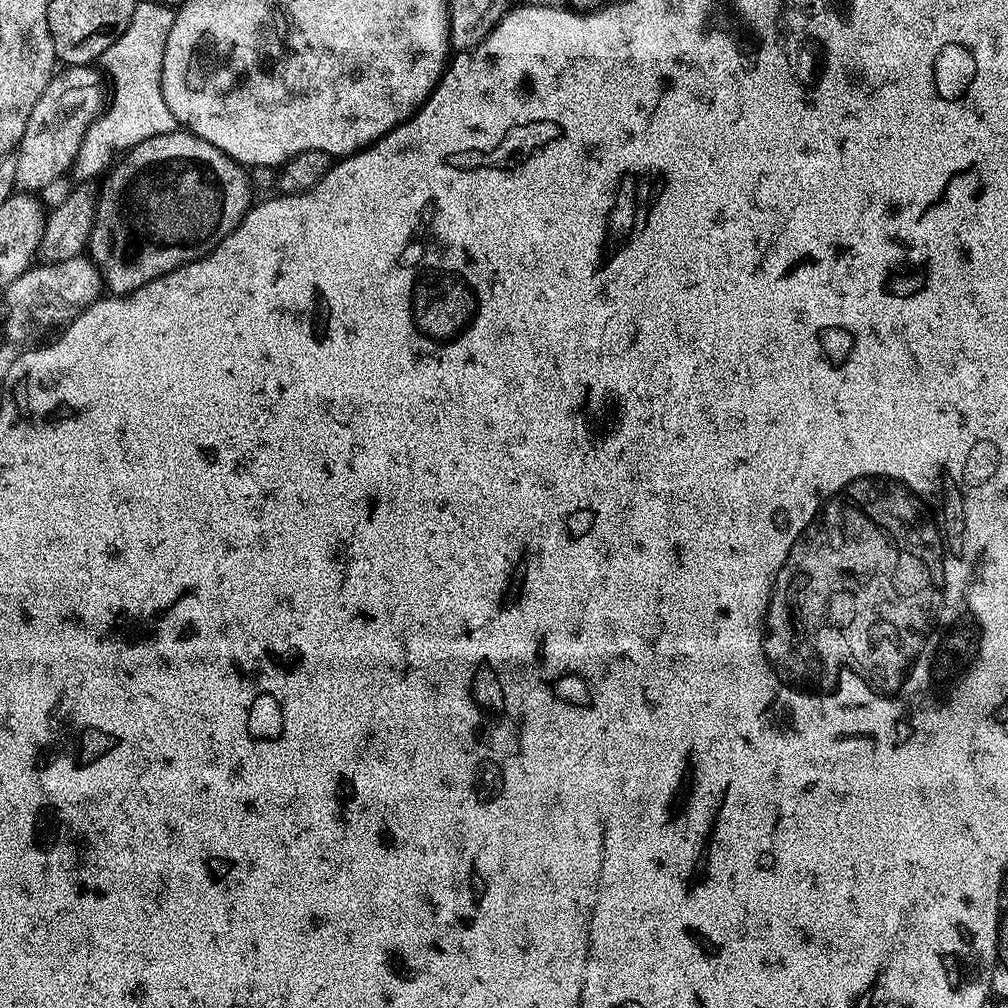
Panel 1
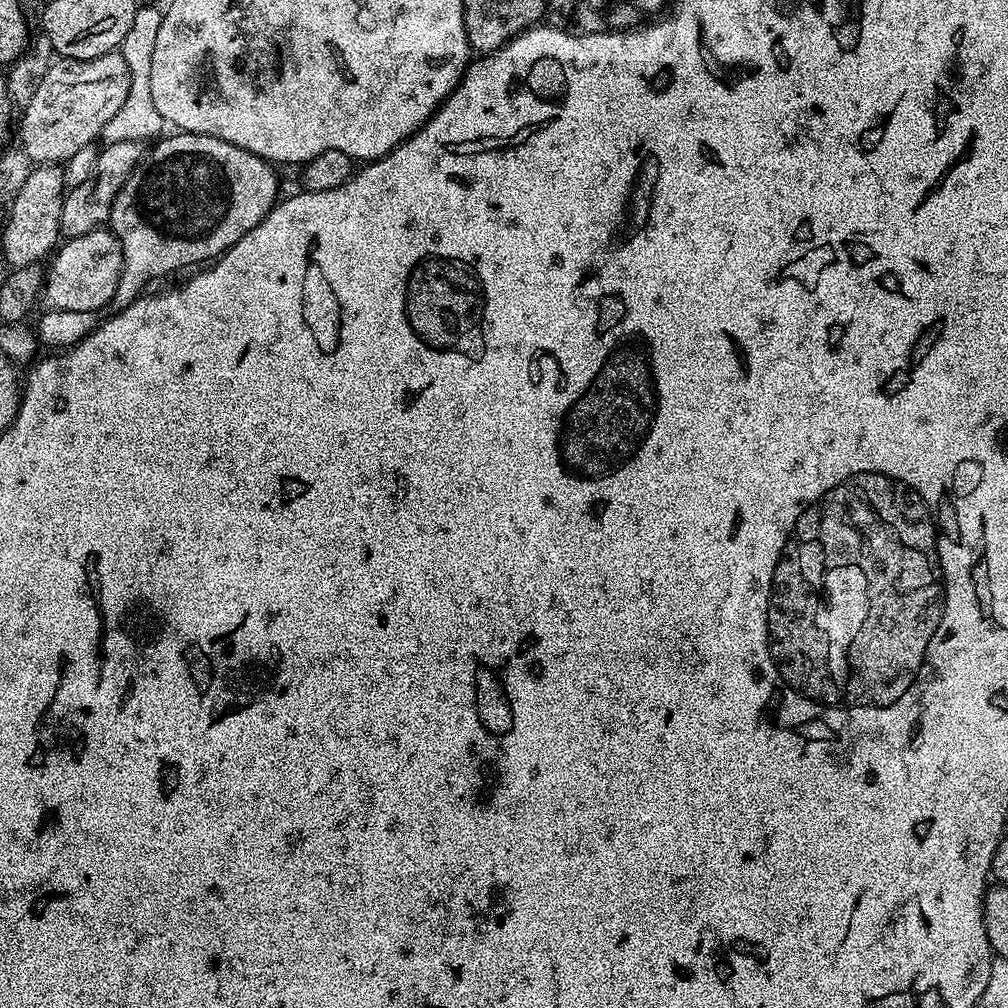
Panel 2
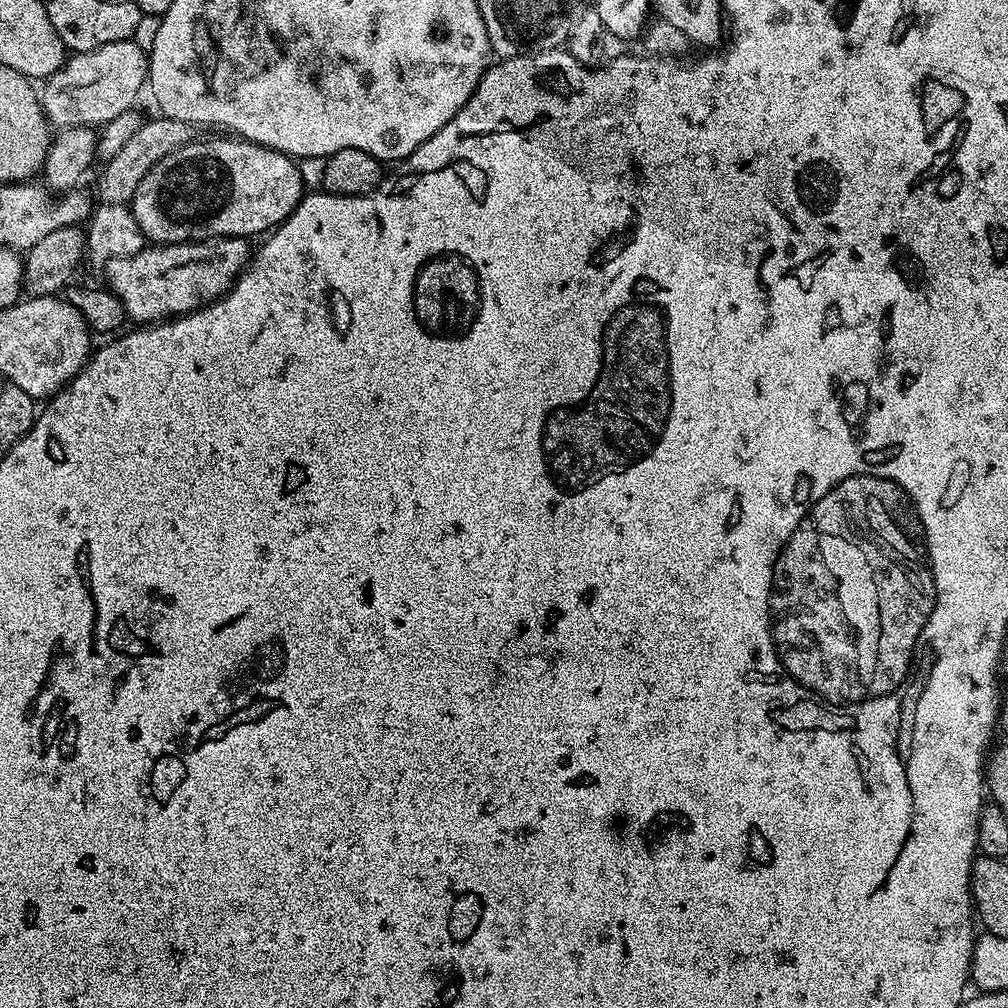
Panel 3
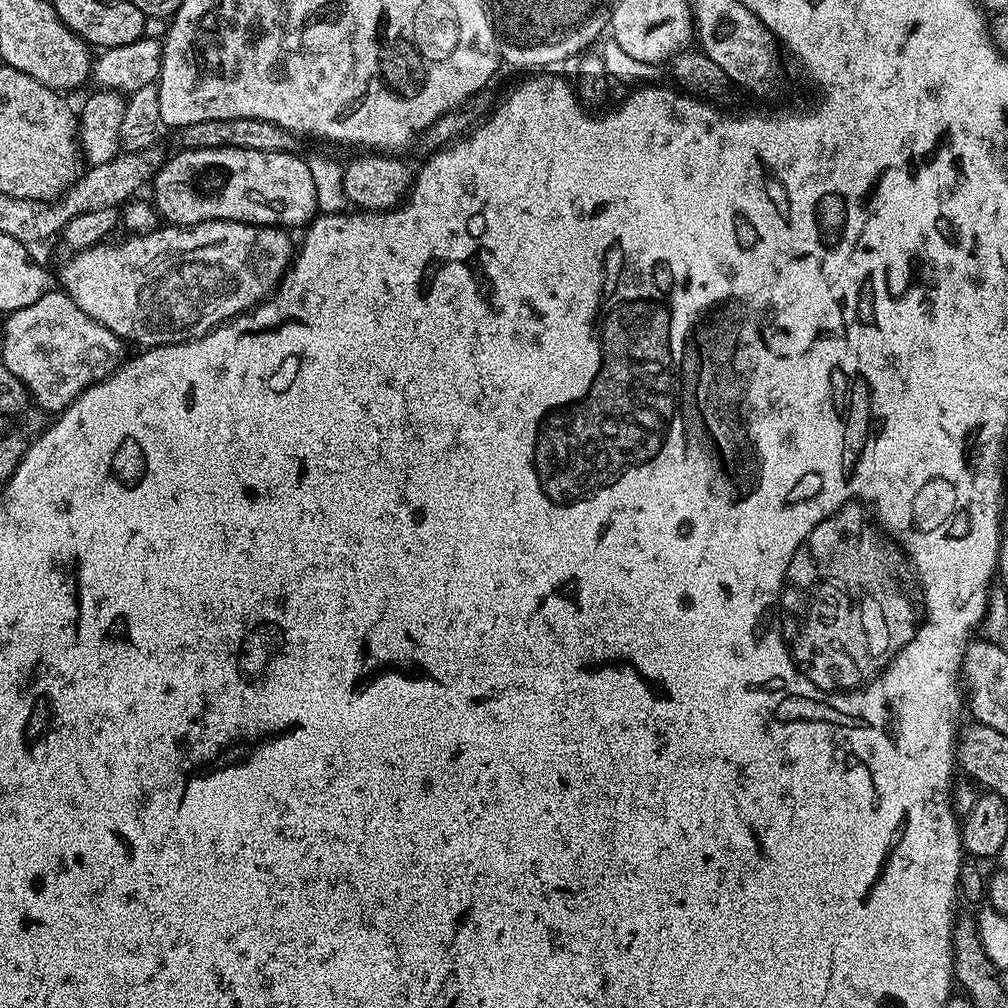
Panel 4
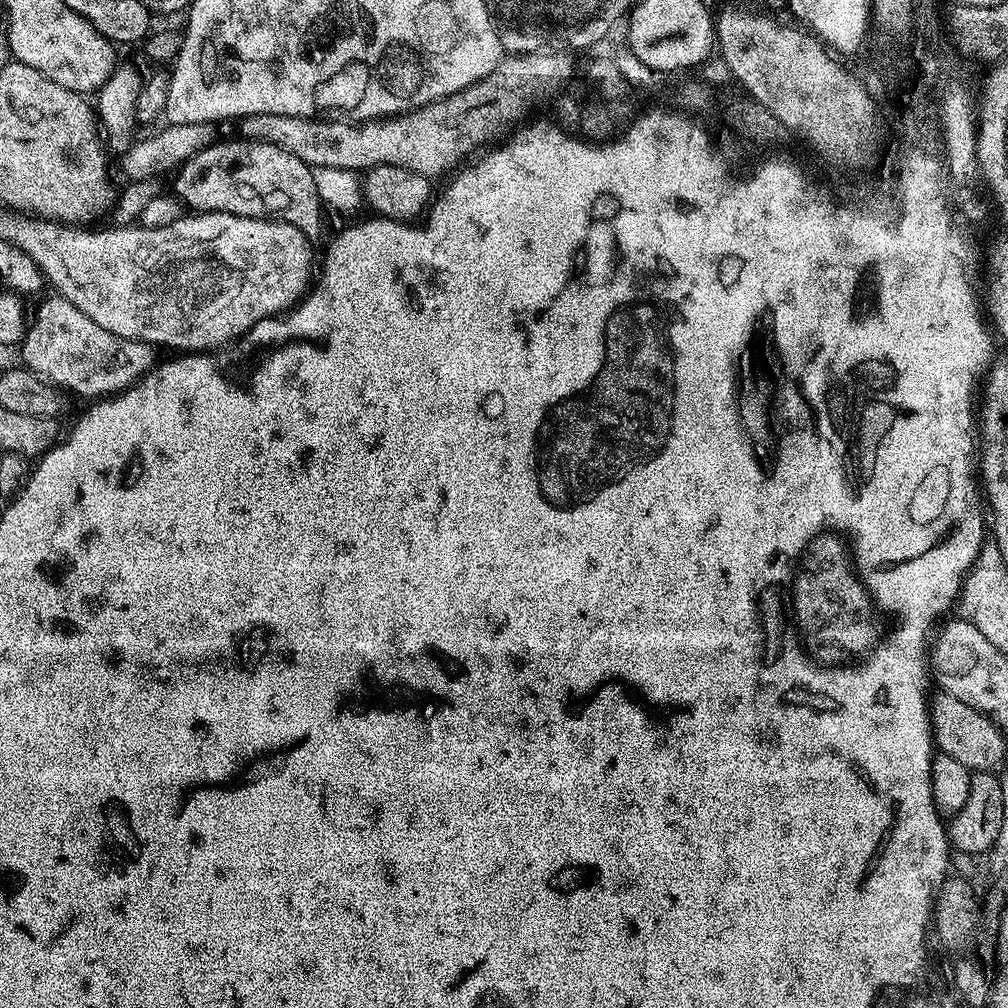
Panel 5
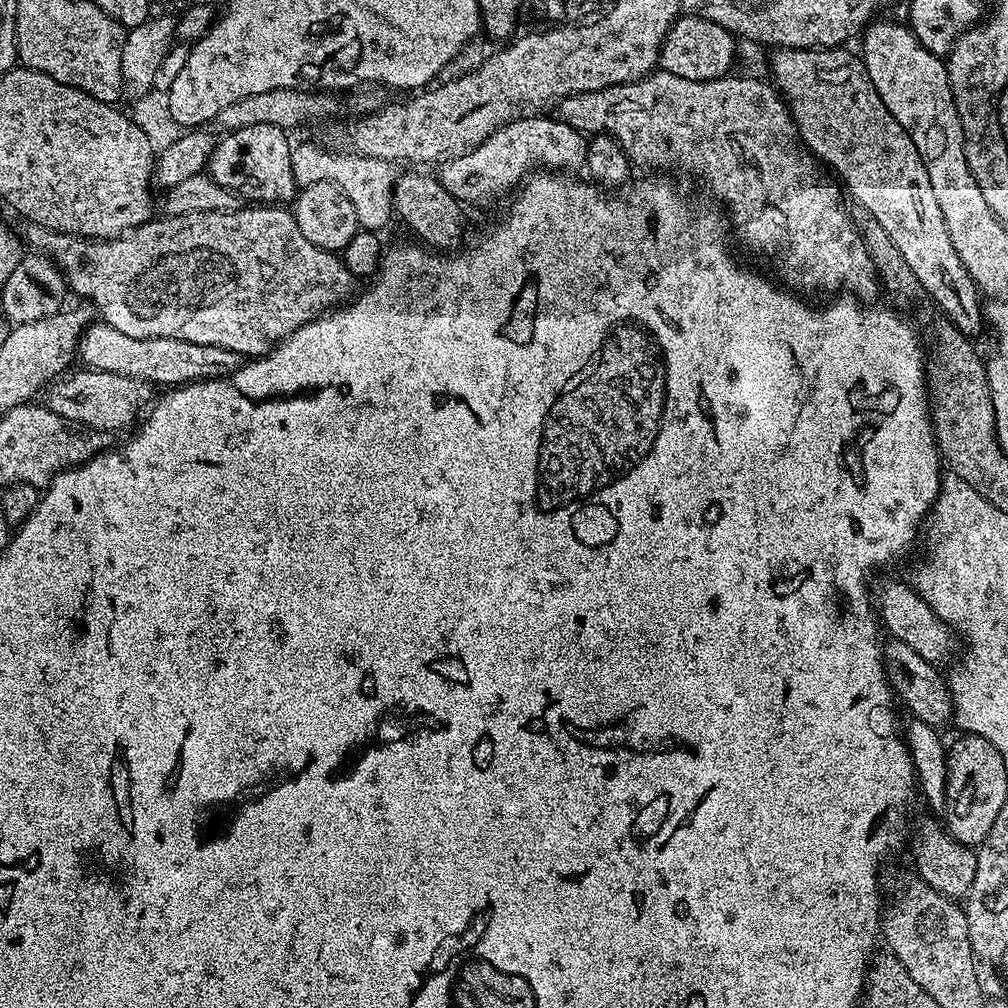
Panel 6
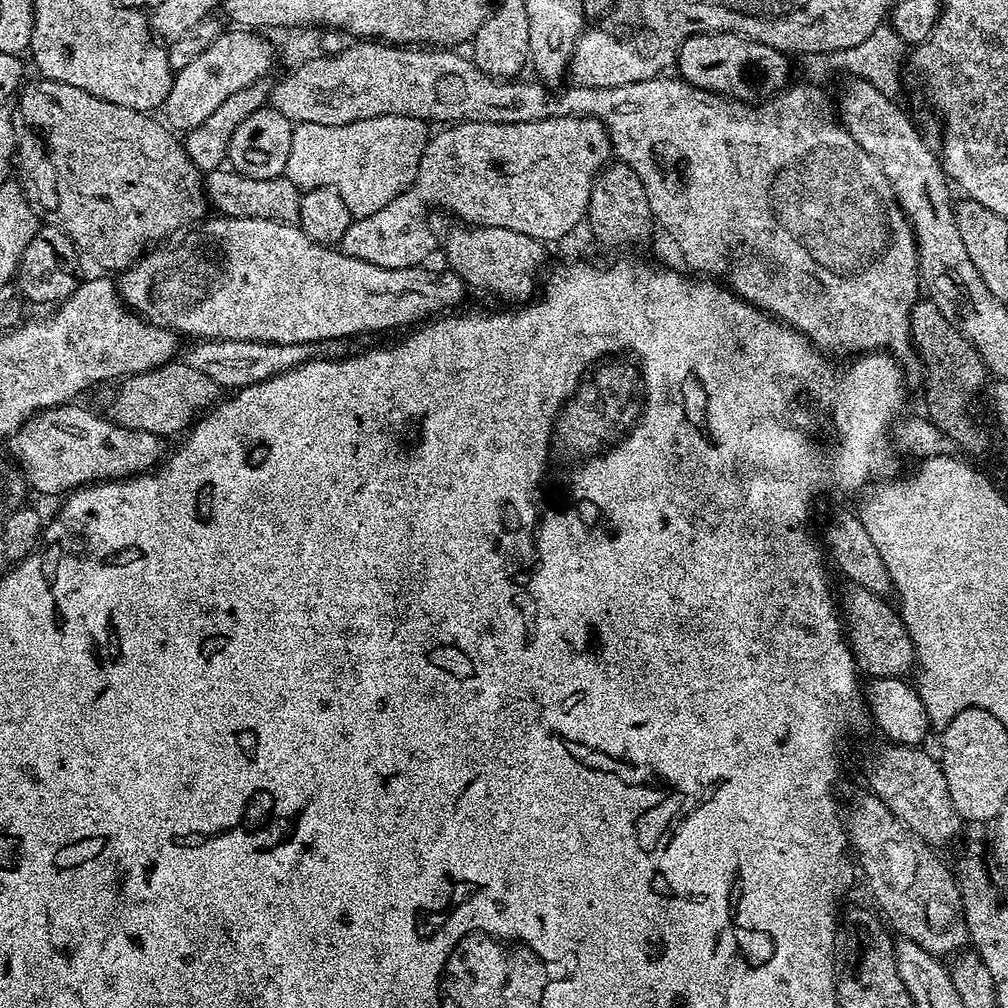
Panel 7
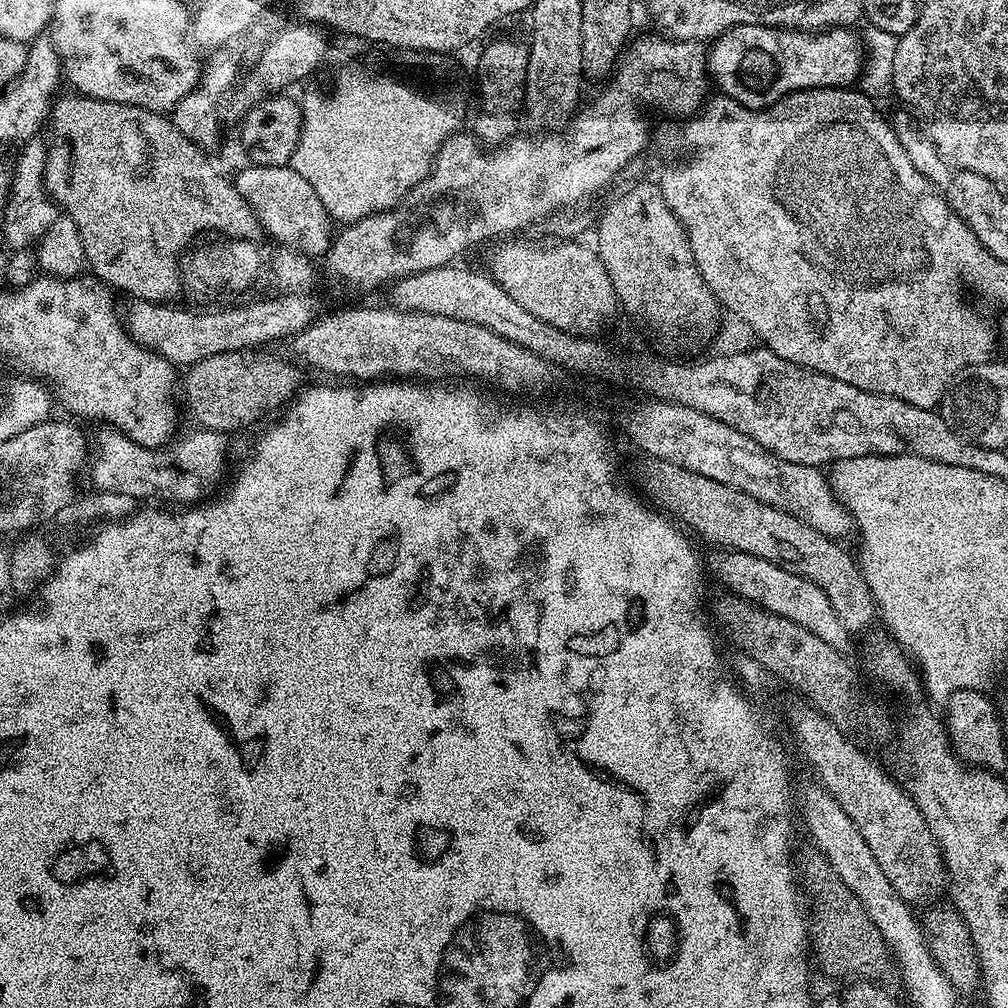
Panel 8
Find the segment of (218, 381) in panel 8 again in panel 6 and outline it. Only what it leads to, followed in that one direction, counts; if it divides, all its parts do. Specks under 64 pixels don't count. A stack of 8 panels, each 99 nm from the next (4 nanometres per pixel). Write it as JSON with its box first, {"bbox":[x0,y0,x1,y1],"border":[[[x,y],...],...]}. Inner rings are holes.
{"bbox":[43,370,154,434],"border":[[[72,370],[63,376],[57,376],[43,389],[43,407],[54,410],[54,414],[62,414],[62,418],[70,418],[70,422],[78,422],[99,432],[113,434],[112,432],[120,432],[123,428],[131,429],[141,419],[145,409],[153,403],[154,388],[147,380],[109,372],[83,371]]]}

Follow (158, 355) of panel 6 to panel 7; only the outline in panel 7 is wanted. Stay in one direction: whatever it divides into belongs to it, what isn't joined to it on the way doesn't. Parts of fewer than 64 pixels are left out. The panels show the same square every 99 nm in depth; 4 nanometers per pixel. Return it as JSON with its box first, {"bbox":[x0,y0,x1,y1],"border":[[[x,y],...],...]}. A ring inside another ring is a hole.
{"bbox":[183,340,317,390],"border":[[[200,340],[185,356],[183,363],[194,366],[194,370],[214,378],[222,390],[239,390],[266,382],[279,372],[289,372],[299,364],[317,355],[315,344],[279,344],[278,342],[254,342],[253,340]]]}

